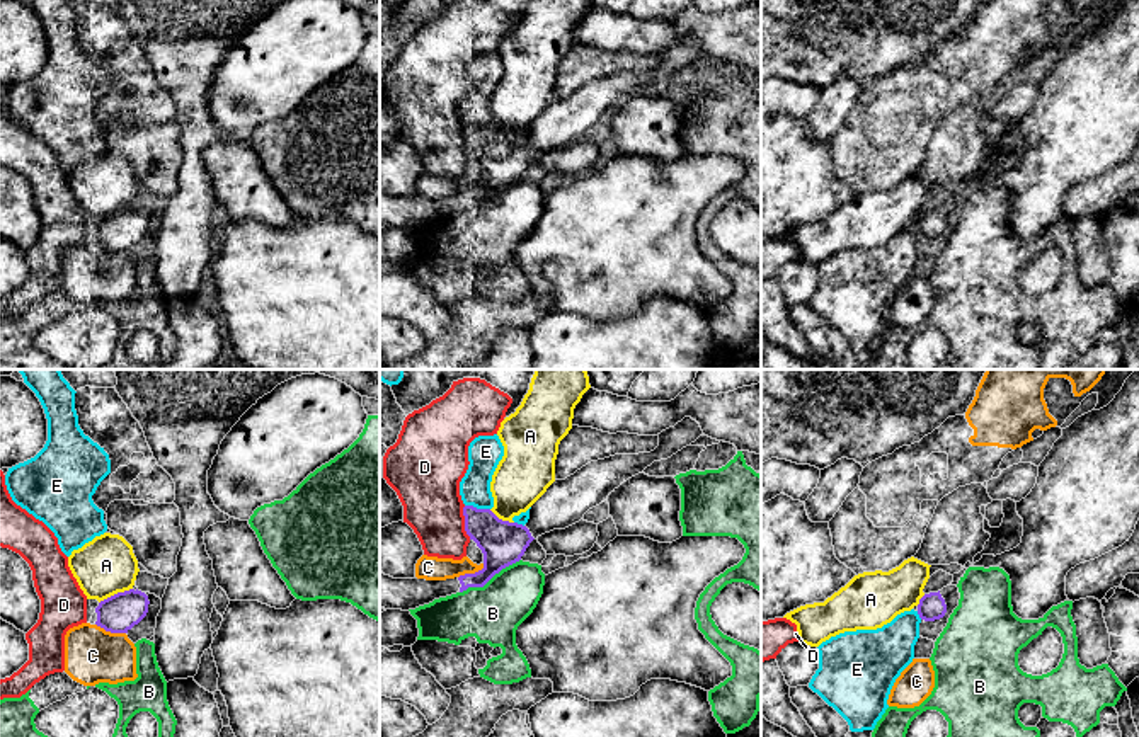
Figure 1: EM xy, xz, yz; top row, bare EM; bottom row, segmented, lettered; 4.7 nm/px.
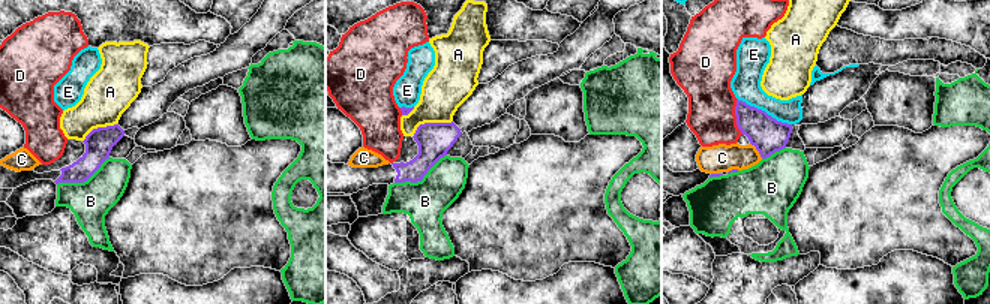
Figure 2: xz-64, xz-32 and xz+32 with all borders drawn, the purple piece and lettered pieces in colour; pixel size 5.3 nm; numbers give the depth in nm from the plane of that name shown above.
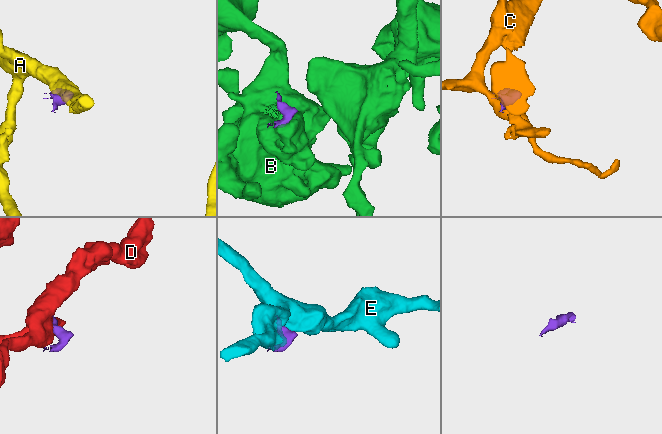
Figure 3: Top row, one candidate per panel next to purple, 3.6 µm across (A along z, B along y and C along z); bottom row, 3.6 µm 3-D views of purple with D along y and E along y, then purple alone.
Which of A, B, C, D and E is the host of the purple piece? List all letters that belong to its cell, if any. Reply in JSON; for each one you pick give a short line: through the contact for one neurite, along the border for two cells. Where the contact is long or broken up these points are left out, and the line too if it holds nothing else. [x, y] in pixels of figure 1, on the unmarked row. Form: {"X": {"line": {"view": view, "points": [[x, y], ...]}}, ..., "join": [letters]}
{"join": []}

